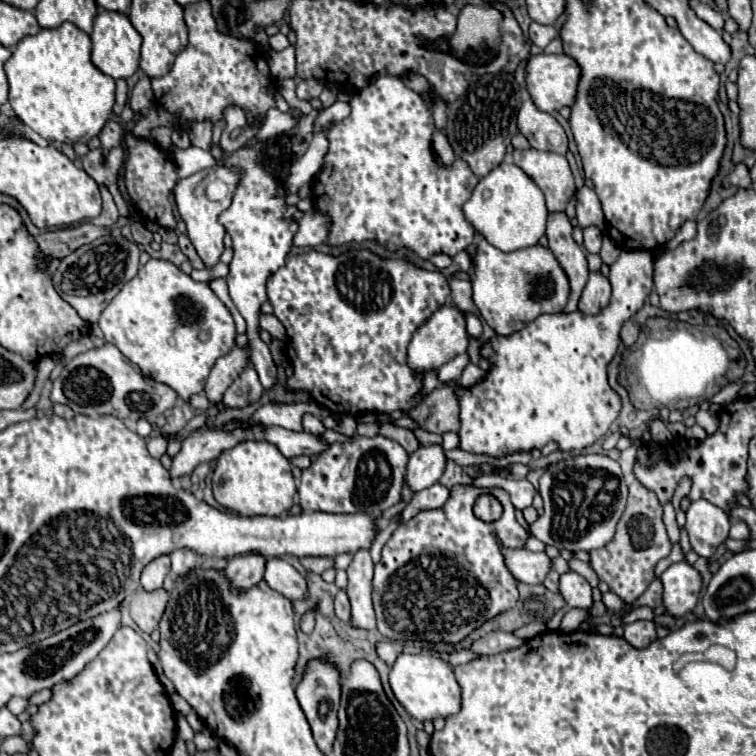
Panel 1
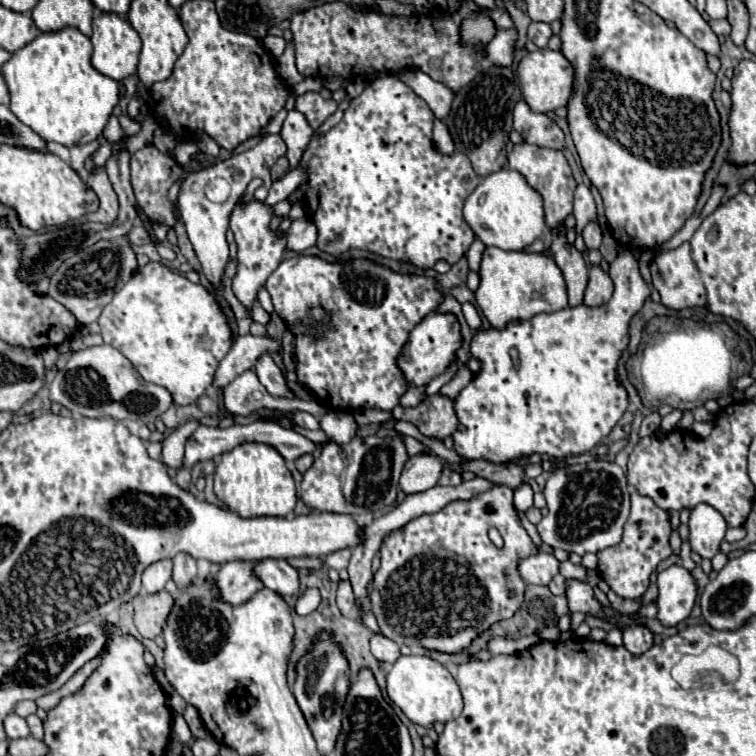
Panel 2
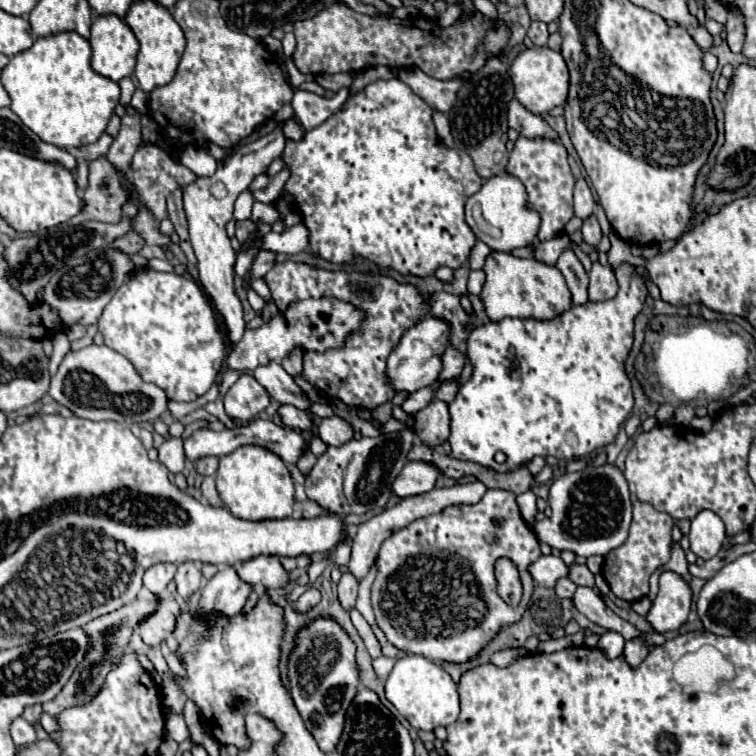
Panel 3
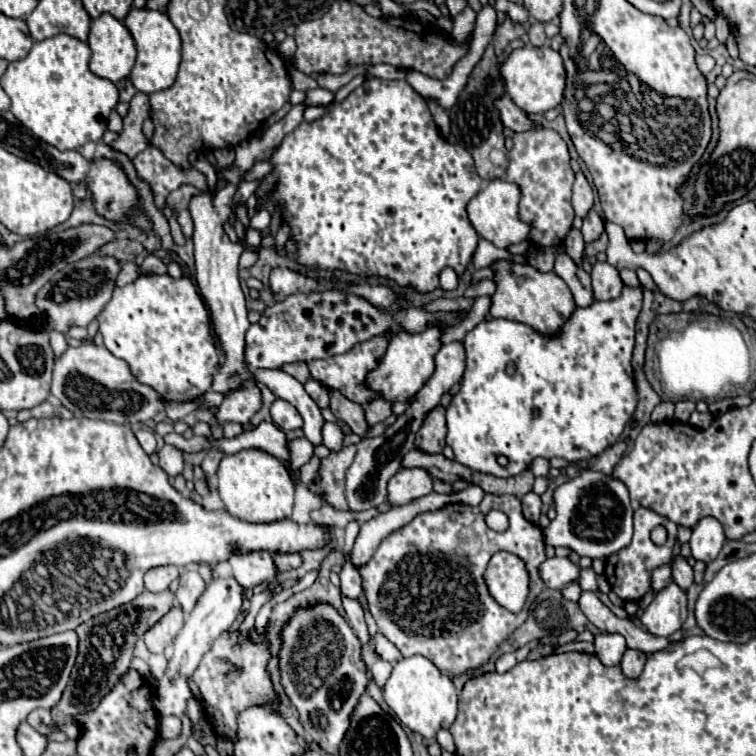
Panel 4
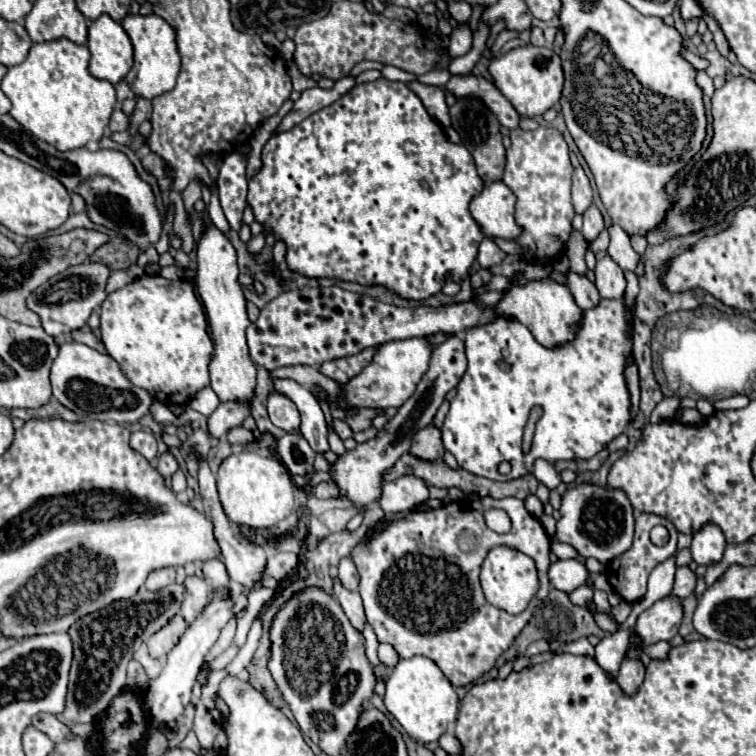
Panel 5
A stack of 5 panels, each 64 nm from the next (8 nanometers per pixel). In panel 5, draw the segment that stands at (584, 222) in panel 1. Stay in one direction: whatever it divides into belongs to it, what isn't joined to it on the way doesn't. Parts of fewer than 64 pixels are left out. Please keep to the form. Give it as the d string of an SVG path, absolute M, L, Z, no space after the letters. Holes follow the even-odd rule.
M582 168L574 170L574 178L572 178L572 204L574 210L578 214L582 214L590 204L592 204L592 188L590 188L590 180L586 178Z

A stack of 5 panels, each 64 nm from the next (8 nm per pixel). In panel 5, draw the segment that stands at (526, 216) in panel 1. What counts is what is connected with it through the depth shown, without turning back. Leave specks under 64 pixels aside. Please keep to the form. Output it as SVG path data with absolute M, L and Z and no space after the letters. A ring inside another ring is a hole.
M498 180L490 182L478 196L472 198L470 214L486 238L516 240L522 230L514 220L514 204L514 192Z

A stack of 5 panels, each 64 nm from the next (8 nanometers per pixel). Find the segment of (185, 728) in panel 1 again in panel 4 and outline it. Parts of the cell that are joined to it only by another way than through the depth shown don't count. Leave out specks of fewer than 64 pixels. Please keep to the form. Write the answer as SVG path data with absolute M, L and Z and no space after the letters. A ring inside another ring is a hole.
M160 718L160 736L162 738L178 738L182 734L180 718Z

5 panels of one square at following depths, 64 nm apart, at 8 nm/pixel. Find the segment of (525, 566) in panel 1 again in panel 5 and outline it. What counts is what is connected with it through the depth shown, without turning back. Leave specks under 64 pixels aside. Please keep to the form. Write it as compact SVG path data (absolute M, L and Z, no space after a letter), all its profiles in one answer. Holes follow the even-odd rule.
M556 560L548 568L548 580L552 582L552 588L558 588L562 592L572 592L574 588L586 584L588 570L578 560Z

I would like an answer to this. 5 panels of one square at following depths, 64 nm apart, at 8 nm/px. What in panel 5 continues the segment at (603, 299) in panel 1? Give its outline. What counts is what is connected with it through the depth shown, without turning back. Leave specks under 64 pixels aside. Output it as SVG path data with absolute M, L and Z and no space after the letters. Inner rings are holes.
M610 256L598 260L594 274L596 274L594 284L602 298L622 298L624 296L624 288L626 288L624 270L620 270L620 266Z

